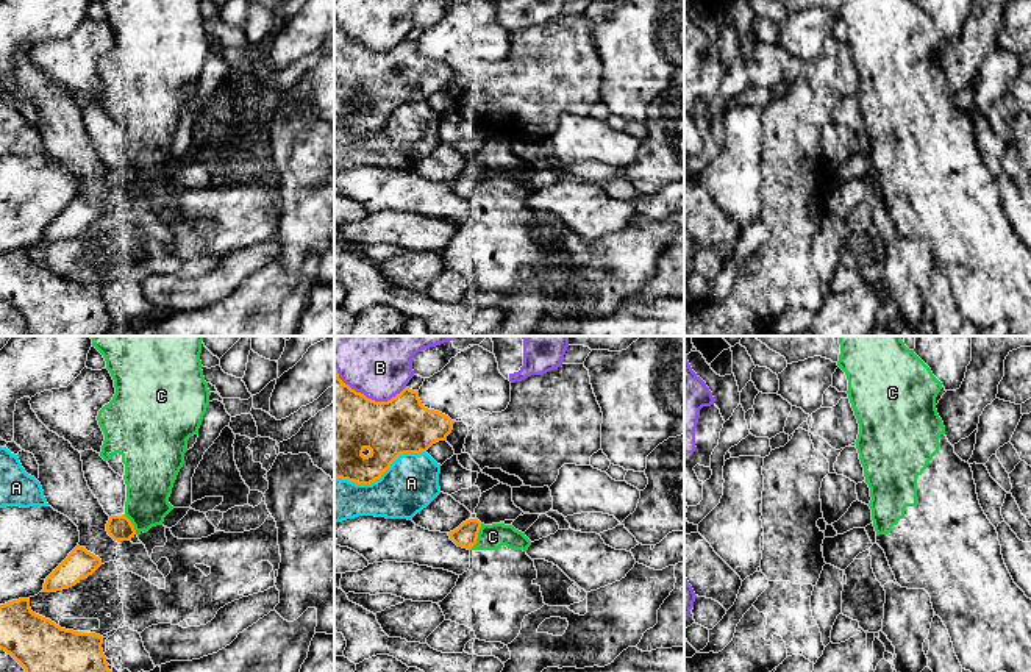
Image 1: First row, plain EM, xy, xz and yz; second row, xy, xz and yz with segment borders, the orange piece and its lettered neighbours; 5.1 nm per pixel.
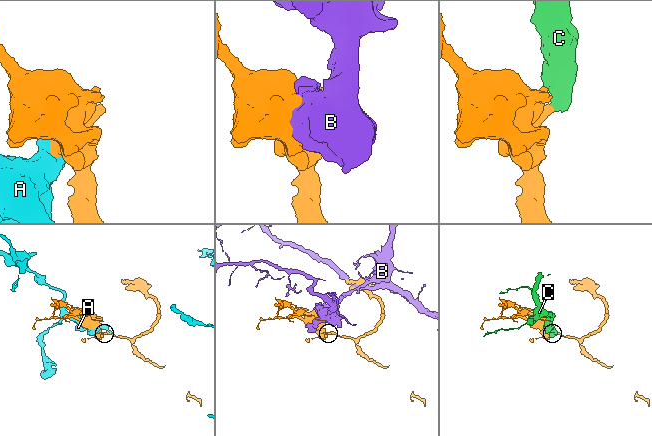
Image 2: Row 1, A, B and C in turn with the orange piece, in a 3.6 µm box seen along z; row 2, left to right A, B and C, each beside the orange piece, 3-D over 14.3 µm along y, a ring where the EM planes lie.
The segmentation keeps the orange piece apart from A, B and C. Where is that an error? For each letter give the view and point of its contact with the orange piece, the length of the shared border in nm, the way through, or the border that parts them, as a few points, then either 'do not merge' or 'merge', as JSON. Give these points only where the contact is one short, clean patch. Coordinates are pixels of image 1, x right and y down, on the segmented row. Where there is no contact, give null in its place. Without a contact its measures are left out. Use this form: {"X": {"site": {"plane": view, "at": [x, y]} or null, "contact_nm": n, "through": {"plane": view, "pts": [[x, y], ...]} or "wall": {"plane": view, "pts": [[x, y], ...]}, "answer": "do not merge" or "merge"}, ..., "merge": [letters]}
{"A": {"site": {"plane": "xz", "at": [380, 477]}, "contact_nm": 500, "answer": "do not merge"}, "B": {"site": {"plane": "xz", "at": [366, 397]}, "contact_nm": 380, "answer": "do not merge"}, "C": {"site": {"plane": "xz", "at": [477, 536]}, "contact_nm": 150, "answer": "do not merge"}, "merge": []}

